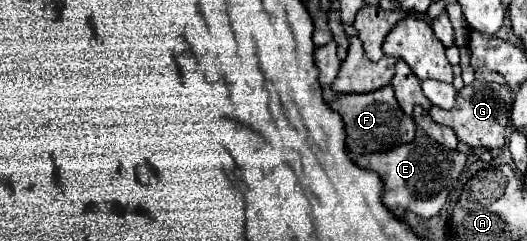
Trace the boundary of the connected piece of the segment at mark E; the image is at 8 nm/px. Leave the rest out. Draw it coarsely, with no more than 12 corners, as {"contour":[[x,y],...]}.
{"contour":[[430,137],[354,163],[380,175],[386,209],[430,219],[466,159]]}

